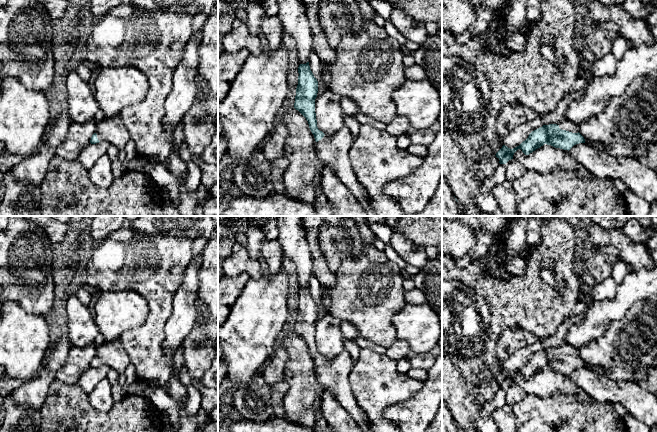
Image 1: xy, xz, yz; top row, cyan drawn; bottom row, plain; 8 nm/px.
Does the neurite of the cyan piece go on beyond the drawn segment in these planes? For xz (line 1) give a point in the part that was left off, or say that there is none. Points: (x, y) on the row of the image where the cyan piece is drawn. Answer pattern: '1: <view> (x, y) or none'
1: xz (333, 151)

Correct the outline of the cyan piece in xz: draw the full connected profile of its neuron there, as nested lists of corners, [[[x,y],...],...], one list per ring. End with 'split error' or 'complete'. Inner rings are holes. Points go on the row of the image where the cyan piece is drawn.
[[[309,62],[298,67],[298,85],[294,108],[308,121],[309,128],[316,141],[316,151],[325,168],[331,168],[341,182],[359,201],[367,216],[378,216],[370,207],[367,191],[362,187],[354,173],[349,158],[349,150],[354,137],[344,125],[330,136],[325,135],[317,127],[315,99],[318,93],[318,81],[314,77]]] | split error

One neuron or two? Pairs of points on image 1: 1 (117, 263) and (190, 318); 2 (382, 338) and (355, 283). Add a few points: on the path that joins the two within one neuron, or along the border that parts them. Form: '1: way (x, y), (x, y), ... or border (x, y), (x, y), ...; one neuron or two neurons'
1: border (181, 283), (173, 296), (172, 311), (163, 327); two neurons
2: way (375, 324), (368, 297); one neuron

